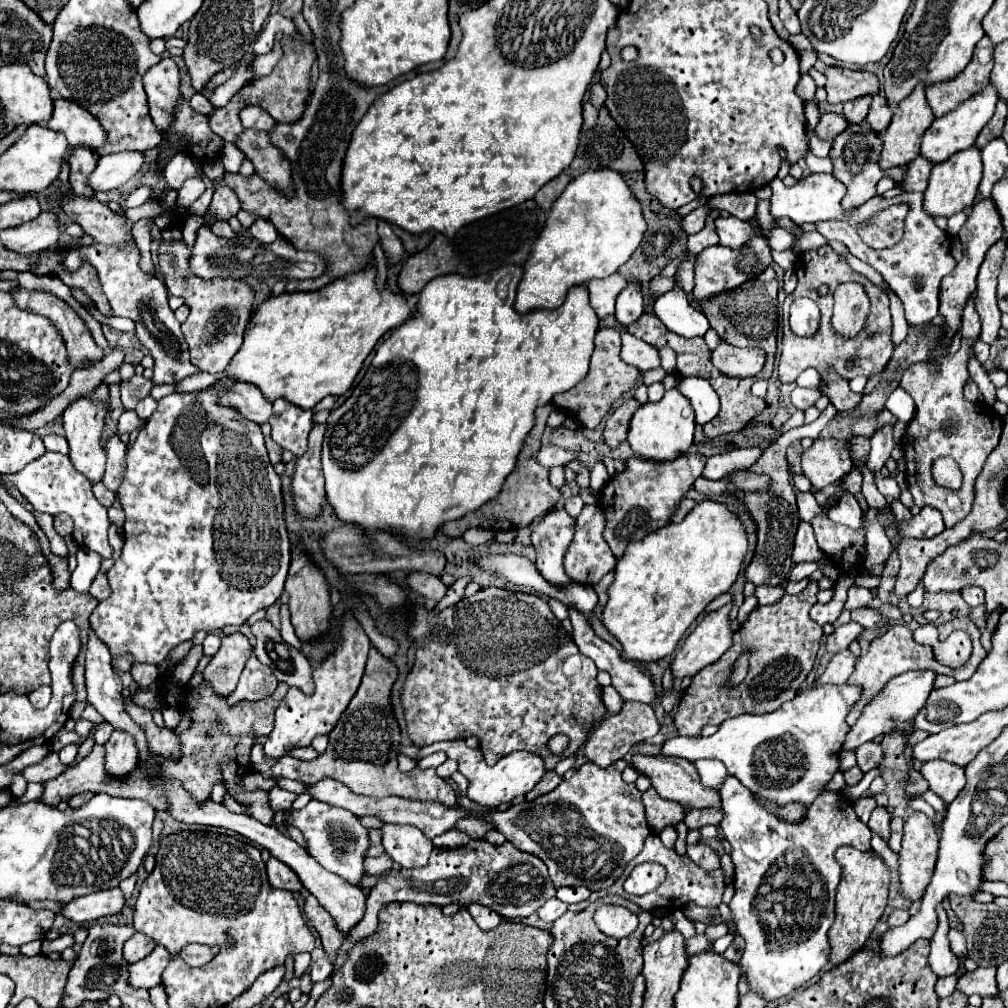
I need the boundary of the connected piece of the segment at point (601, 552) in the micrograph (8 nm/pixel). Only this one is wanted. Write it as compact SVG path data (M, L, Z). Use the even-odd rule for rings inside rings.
M584 505L582 513L576 519L574 527L574 539L564 555L564 569L566 575L580 585L596 585L606 573L616 569L616 559L610 553L610 547L602 539L602 529L604 529L604 517L602 511L596 509L596 505Z

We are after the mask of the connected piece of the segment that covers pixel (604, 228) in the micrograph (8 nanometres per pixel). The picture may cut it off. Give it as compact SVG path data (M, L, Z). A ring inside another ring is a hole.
M594 169L572 179L552 205L538 243L524 263L516 311L526 313L532 309L560 307L572 285L582 285L594 277L608 277L618 271L640 245L644 231L646 219L642 205L622 173L614 169Z

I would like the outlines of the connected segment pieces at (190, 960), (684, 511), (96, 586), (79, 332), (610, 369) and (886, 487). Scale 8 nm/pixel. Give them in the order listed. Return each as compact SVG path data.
M190 943L180 951L180 957L184 963L188 963L190 967L200 967L204 963L210 961L210 957L214 957L214 953L218 953L218 947L208 947L208 945L196 945Z
M682 499L680 501L680 505L678 505L678 509L676 509L676 513L674 513L674 519L672 521L682 521L688 513L690 513L690 509L696 505L696 501L694 499Z
M104 559L102 561L102 567L96 575L96 579L92 581L92 587L90 587L90 595L94 595L98 601L104 601L106 597L110 597L110 585L108 585L108 569L114 565L114 559Z
M16 287L12 291L12 299L14 299L14 305L18 309L24 309L28 313L36 313L36 315L42 315L46 317L62 335L64 343L66 343L66 349L68 349L68 361L76 367L76 369L82 369L82 367L88 367L92 363L98 363L102 357L104 357L104 351L94 343L92 339L92 333L88 329L88 325L82 321L82 317L60 297L48 293L48 291L34 291L34 289L24 289L24 287Z
M602 327L598 333L596 333L596 351L592 355L592 363L590 363L590 371L588 375L576 385L572 387L570 391L566 393L558 393L552 403L570 413L582 427L586 429L596 429L602 419L610 413L612 409L612 403L616 403L626 391L630 391L638 377L640 377L640 369L634 367L634 365L628 365L620 359L620 349L622 349L622 343L620 343L620 331L616 327Z
M876 471L874 472L874 478L878 490L884 496L892 496L895 500L899 500L901 489L898 487L894 477L881 478L880 471Z

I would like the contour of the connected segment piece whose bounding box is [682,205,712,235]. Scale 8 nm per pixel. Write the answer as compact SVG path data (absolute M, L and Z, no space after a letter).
M704 205L704 207L698 207L698 209L694 209L692 213L688 213L686 217L684 217L684 221L682 221L682 231L686 231L688 235L692 235L692 233L698 233L702 227L704 227L704 219L710 215L710 207L708 205Z

